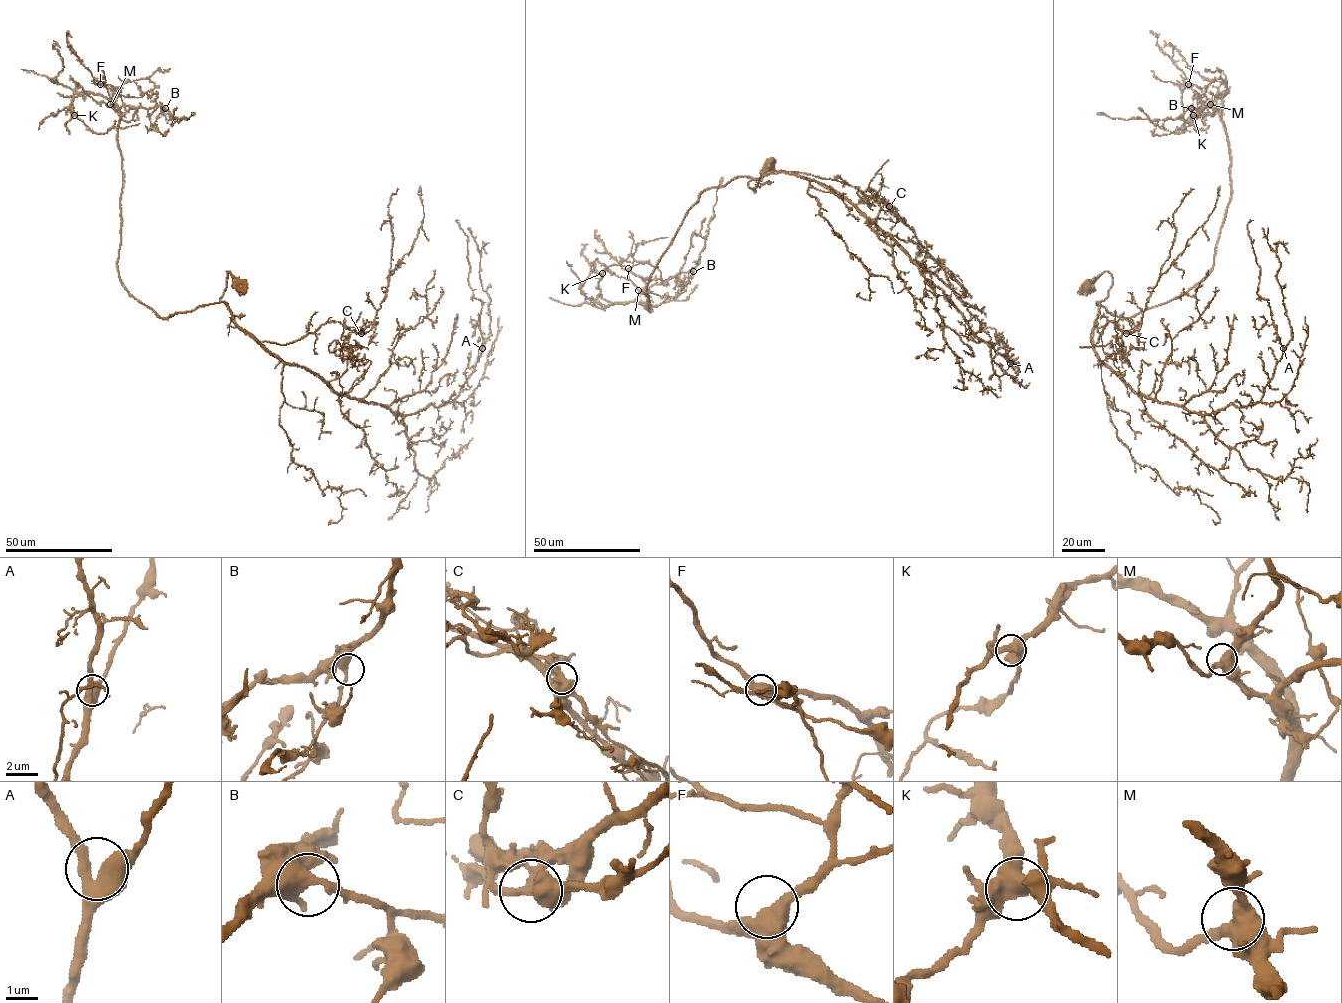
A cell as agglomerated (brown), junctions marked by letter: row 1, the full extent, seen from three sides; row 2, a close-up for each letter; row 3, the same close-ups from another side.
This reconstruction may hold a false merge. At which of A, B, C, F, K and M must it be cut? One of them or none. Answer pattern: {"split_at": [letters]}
{"split_at": ["C"]}

